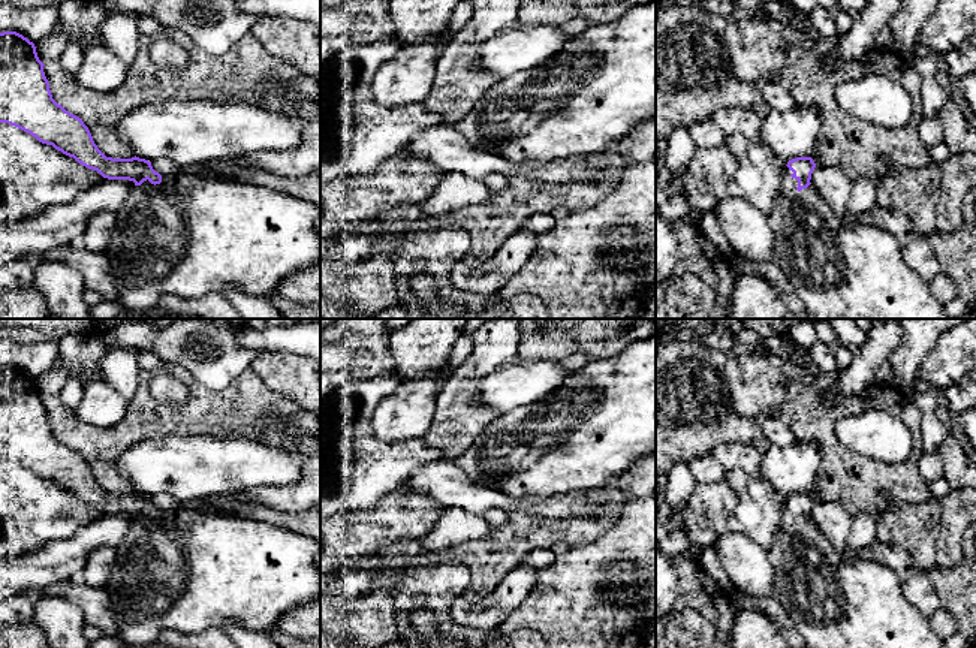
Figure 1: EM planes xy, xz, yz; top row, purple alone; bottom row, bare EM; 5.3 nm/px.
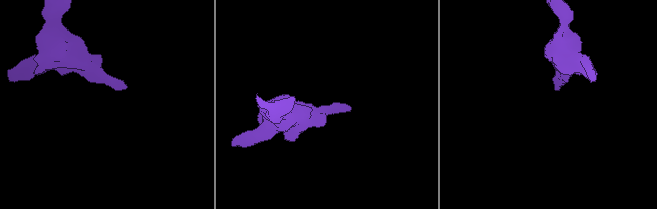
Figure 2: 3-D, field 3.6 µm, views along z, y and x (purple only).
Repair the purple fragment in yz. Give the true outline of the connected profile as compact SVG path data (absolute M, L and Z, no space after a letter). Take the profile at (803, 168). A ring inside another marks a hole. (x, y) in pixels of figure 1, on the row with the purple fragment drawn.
M811 157L789 160L780 193L768 214L775 238L772 262L804 302L807 319L976 319L976 311L958 317L946 314L945 305L931 295L930 283L904 263L903 248L892 233L862 223L846 226L843 218L814 192L810 183L814 168Z

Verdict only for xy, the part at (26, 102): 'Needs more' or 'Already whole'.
Needs more

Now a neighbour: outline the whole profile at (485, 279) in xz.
M519 229L484 263L458 262L451 272L451 286L470 293L495 295L528 262L536 236Z

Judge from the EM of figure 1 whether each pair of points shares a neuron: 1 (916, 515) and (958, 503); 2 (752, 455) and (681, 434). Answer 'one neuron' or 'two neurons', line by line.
1: two neurons
2: two neurons

